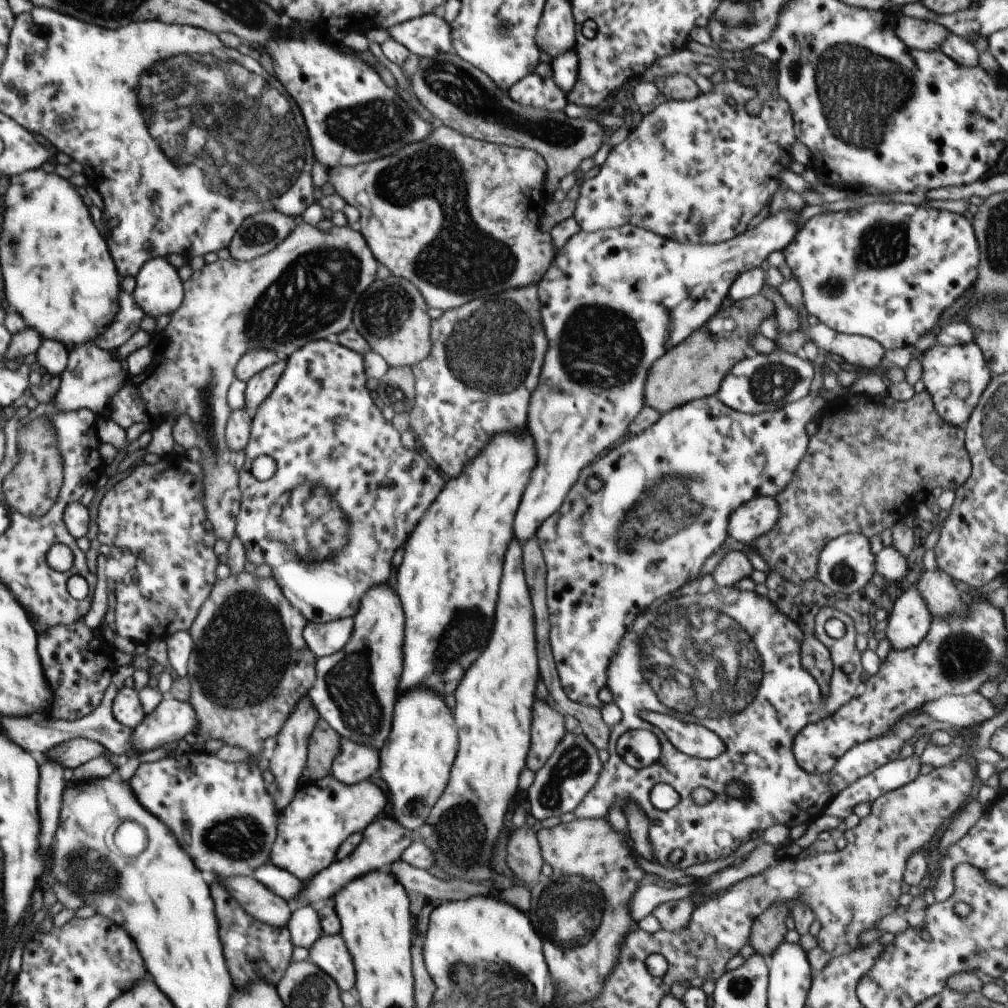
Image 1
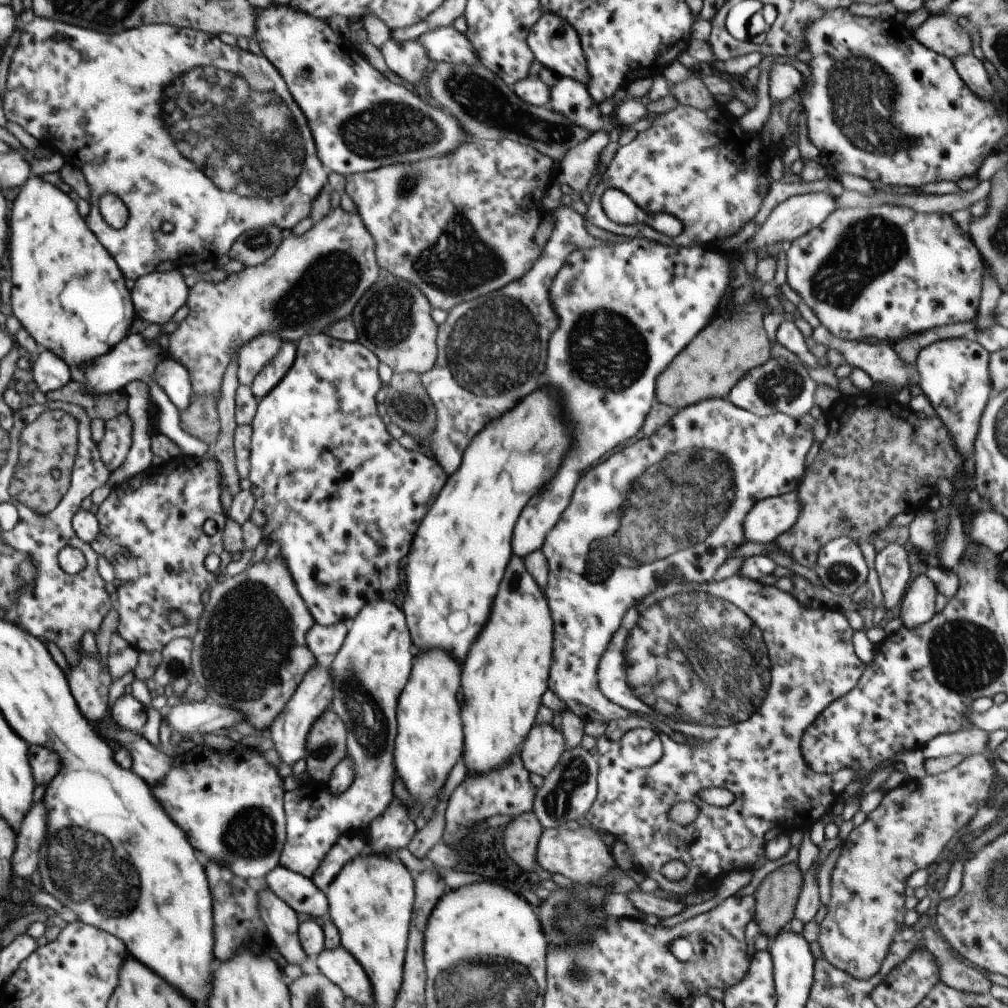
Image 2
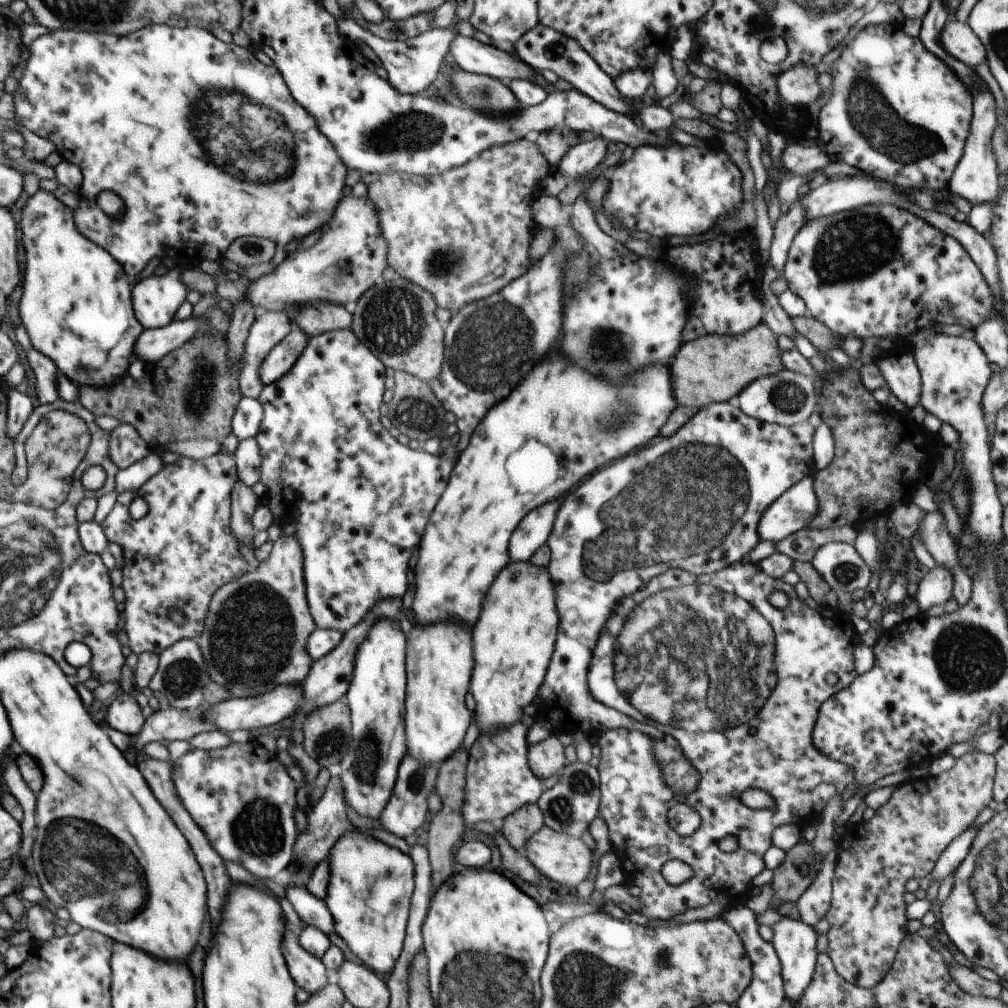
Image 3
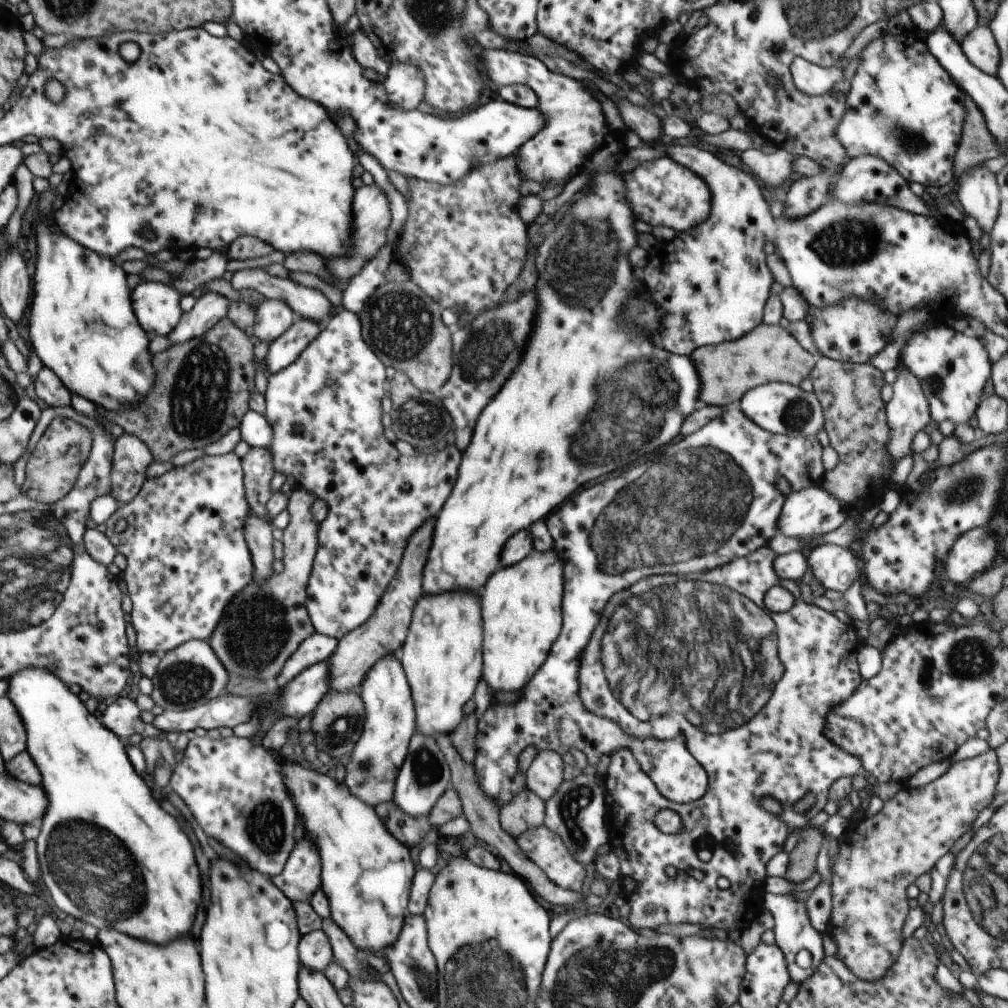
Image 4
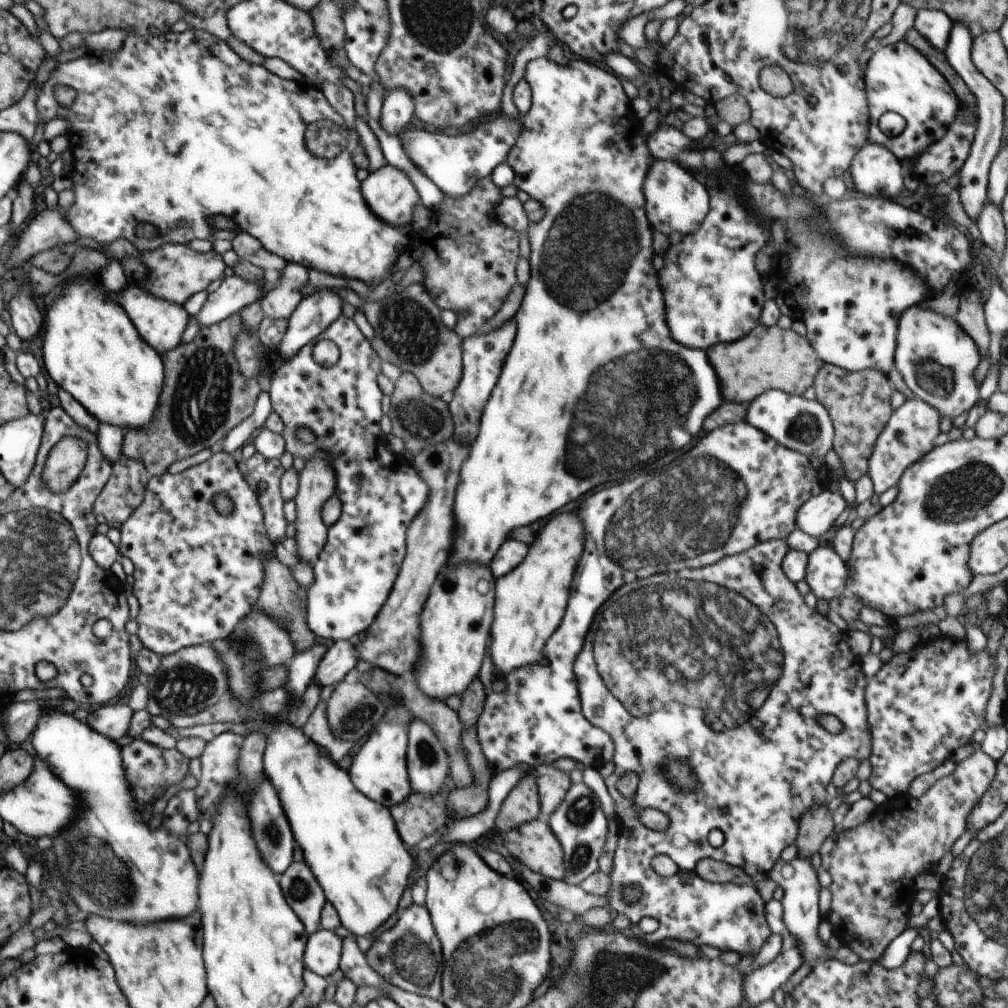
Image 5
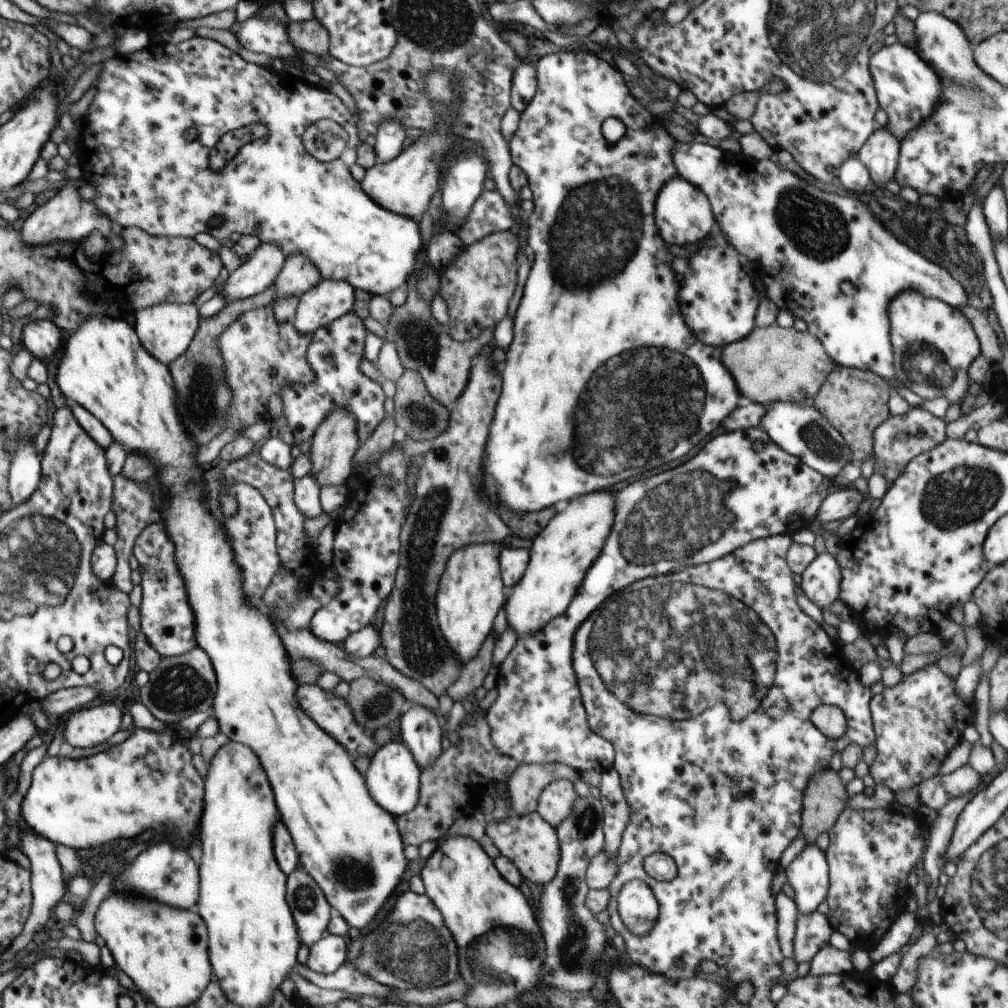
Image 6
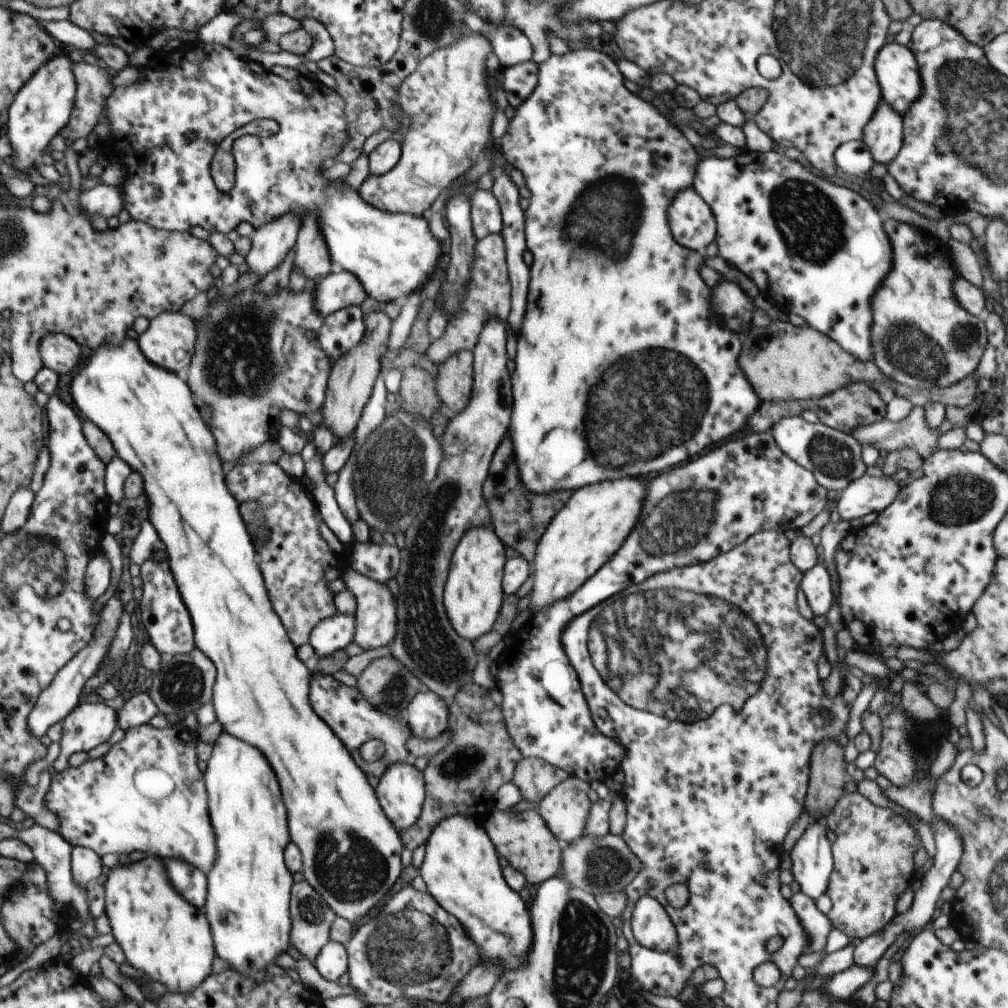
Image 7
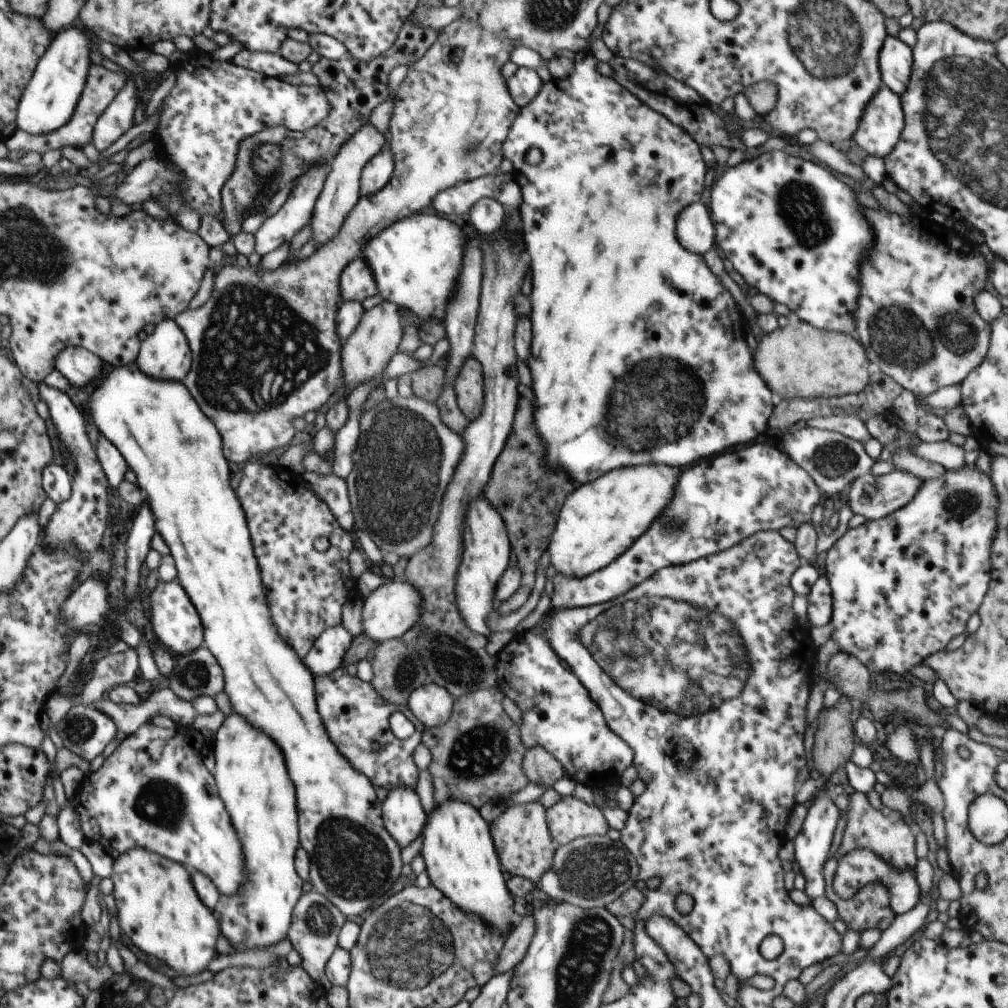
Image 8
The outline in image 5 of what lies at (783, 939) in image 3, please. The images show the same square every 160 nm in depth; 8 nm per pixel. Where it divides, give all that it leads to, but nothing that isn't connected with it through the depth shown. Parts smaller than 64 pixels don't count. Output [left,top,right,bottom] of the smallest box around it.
[769,856,862,966]

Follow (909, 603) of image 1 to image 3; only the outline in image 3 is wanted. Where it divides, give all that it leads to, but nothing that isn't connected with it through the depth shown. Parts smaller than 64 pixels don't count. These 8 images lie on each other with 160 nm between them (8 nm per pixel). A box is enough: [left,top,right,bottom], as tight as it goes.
[912,565,954,614]

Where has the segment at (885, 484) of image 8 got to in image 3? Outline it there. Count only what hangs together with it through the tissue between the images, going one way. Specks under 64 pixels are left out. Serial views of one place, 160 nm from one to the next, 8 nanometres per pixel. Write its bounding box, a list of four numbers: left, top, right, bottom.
[758,476,818,543]

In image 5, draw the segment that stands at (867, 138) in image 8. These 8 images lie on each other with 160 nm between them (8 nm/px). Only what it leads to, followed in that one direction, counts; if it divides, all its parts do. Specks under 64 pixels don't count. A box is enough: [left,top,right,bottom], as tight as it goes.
[848,142,904,200]

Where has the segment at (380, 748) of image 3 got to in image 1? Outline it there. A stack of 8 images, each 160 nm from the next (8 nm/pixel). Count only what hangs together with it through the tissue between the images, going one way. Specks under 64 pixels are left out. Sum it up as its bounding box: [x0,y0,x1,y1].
[270,582,404,882]

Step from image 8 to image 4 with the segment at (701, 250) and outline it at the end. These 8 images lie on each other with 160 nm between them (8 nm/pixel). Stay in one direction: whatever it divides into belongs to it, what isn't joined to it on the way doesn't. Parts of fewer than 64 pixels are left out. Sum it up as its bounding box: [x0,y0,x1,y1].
[624,156,711,232]

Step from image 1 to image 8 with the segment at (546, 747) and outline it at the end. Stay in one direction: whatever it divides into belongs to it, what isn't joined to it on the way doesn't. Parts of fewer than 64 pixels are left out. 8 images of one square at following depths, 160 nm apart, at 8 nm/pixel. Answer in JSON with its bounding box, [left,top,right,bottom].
[545,795,610,845]

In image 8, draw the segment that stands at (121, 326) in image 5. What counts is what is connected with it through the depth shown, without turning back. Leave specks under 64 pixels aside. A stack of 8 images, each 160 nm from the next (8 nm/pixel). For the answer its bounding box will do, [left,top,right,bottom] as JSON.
[90,362,402,916]

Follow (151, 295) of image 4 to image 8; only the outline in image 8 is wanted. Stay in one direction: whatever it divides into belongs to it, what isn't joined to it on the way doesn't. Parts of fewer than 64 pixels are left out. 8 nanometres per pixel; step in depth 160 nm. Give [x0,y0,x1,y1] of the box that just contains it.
[135,319,193,382]

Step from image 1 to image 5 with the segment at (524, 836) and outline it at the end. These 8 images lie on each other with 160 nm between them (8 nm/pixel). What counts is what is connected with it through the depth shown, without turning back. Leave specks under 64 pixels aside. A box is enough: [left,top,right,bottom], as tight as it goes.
[494,773,541,833]

